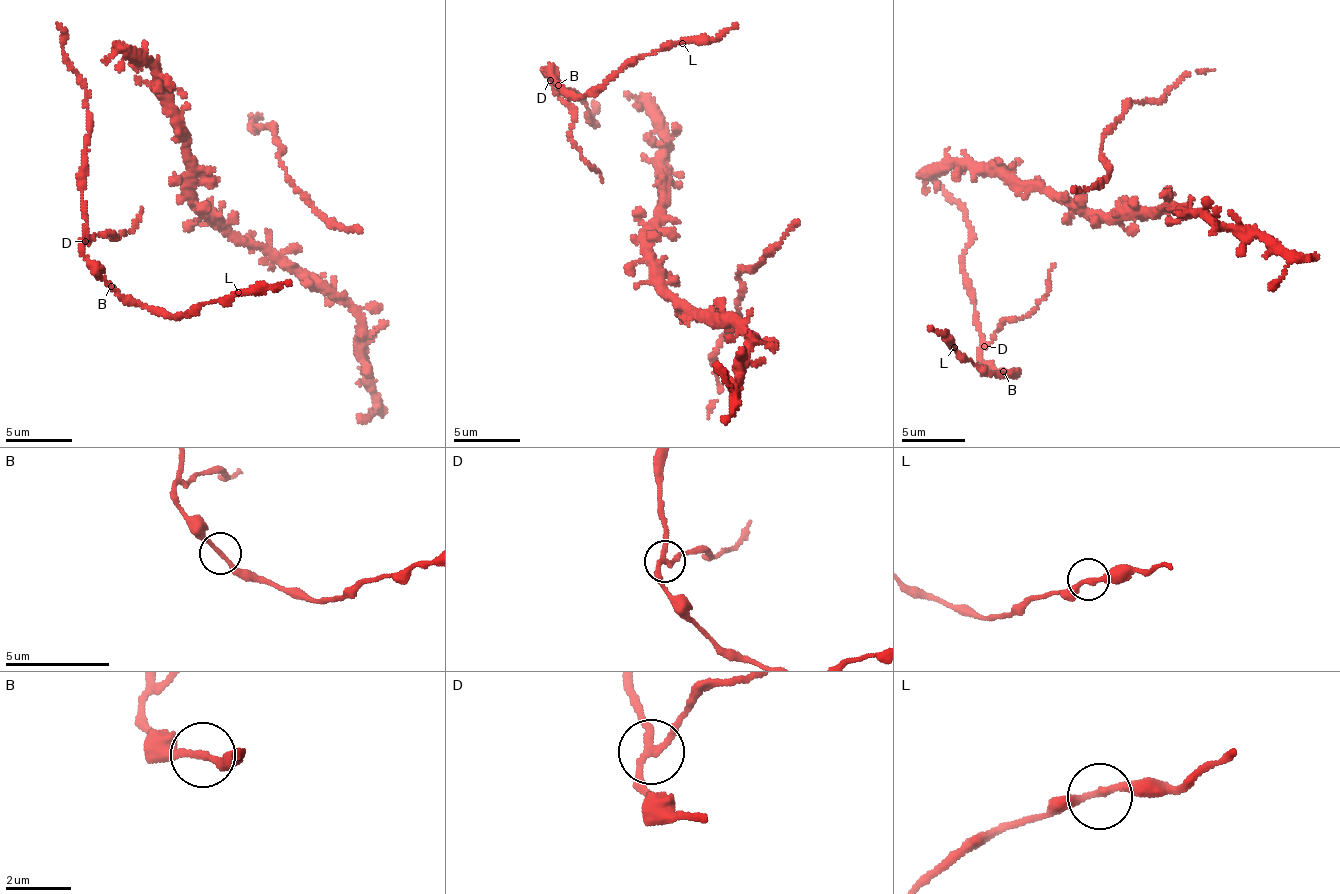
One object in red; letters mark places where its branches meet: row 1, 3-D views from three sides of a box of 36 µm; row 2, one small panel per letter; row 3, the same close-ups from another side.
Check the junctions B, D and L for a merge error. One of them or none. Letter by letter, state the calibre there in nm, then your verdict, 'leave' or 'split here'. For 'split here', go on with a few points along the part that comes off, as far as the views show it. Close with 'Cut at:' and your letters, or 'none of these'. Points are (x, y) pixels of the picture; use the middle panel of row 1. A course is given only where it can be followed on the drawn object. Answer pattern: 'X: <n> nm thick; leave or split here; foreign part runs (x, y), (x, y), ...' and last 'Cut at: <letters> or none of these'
B: 190 nm thick; leave
D: 200 nm thick; split here; foreign part runs (549, 79), (570, 109), (572, 142), (602, 182)
L: 240 nm thick; leave
Cut at: D

